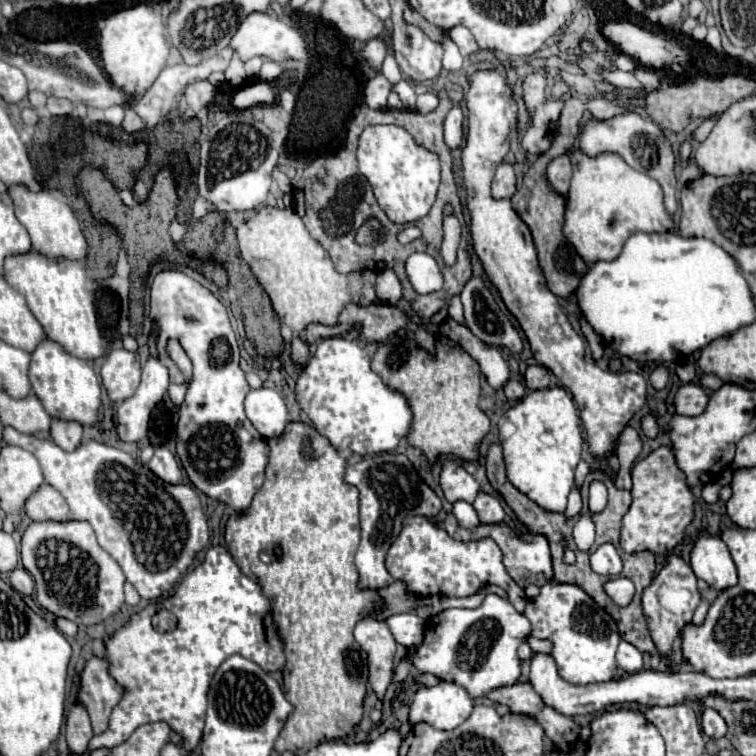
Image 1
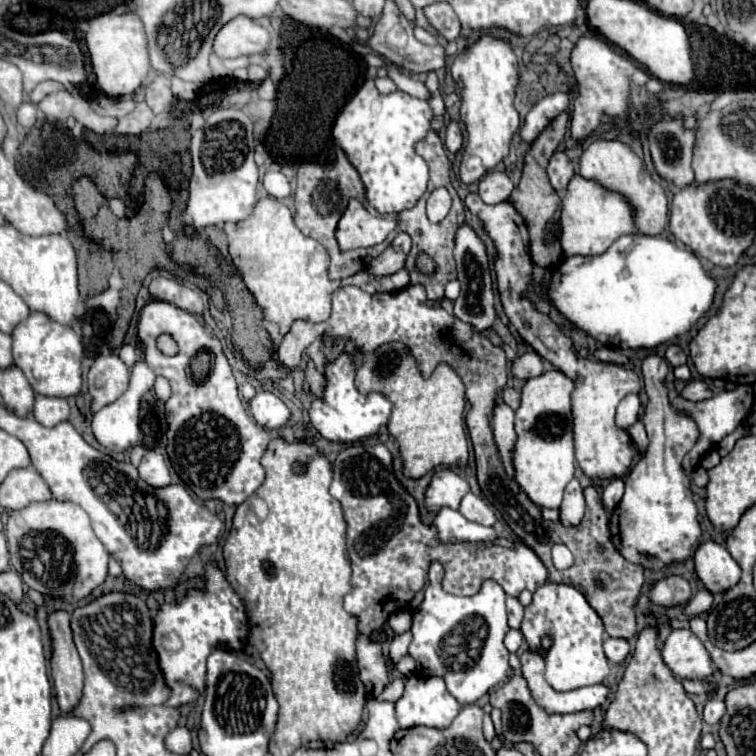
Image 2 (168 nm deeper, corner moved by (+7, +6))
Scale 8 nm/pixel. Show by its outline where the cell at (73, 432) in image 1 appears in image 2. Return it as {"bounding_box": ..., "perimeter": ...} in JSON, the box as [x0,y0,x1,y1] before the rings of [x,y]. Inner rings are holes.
{"bounding_box":[33,394,69,428],"perimeter":[[[35,394],[35,406],[33,416],[39,424],[53,428],[59,422],[69,418],[69,404],[65,398],[47,398],[41,394]]]}

